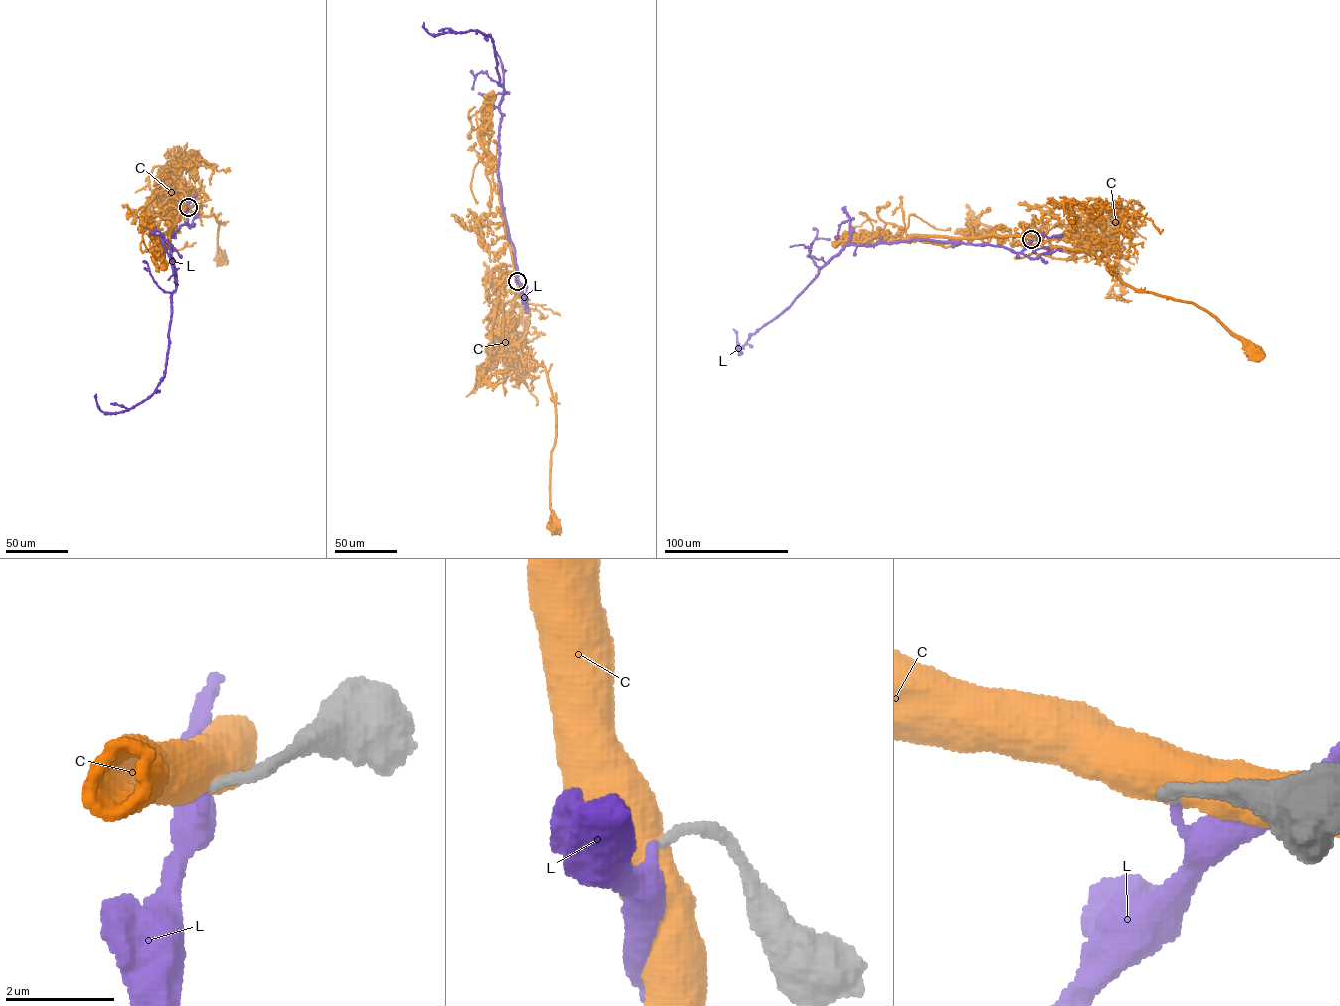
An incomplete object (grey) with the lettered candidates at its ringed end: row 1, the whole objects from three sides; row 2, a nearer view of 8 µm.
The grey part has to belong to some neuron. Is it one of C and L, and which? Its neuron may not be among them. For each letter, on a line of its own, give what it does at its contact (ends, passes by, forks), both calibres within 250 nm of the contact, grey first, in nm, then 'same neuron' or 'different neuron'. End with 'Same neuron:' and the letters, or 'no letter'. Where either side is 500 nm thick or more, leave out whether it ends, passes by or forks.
C: 200/800 nm | different neuron
L: it ends | 180/260 nm | same neuron
Same neuron: L

